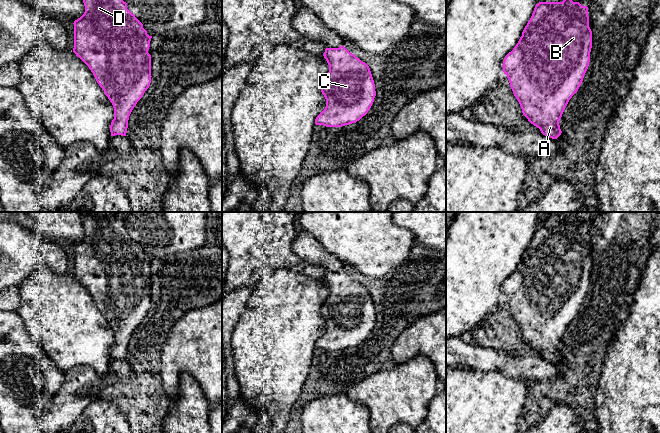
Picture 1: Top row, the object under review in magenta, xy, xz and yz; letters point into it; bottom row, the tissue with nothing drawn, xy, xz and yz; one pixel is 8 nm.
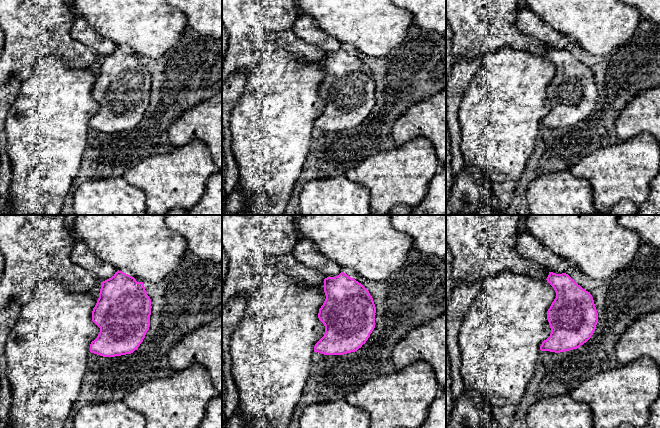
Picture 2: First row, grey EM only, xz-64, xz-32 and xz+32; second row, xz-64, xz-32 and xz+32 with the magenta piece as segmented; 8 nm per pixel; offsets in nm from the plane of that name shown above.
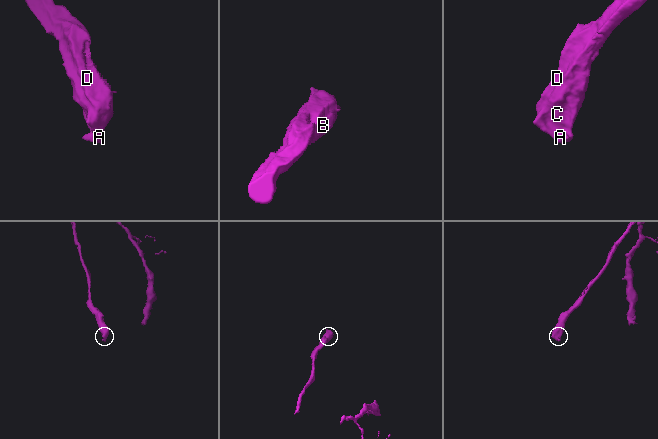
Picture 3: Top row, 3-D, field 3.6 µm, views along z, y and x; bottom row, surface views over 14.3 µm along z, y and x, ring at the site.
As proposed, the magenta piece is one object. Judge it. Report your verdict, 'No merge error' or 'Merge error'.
No merge error

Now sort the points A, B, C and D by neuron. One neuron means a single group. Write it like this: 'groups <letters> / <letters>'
groups A B C D

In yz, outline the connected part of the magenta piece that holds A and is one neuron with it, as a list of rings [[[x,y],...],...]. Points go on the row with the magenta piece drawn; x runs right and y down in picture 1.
[[[539,2],[518,43],[503,61],[503,72],[507,75],[510,87],[518,100],[523,115],[540,129],[541,133],[557,139],[562,131],[559,121],[572,96],[578,91],[590,62],[592,31],[589,27],[588,7],[579,2]]]

